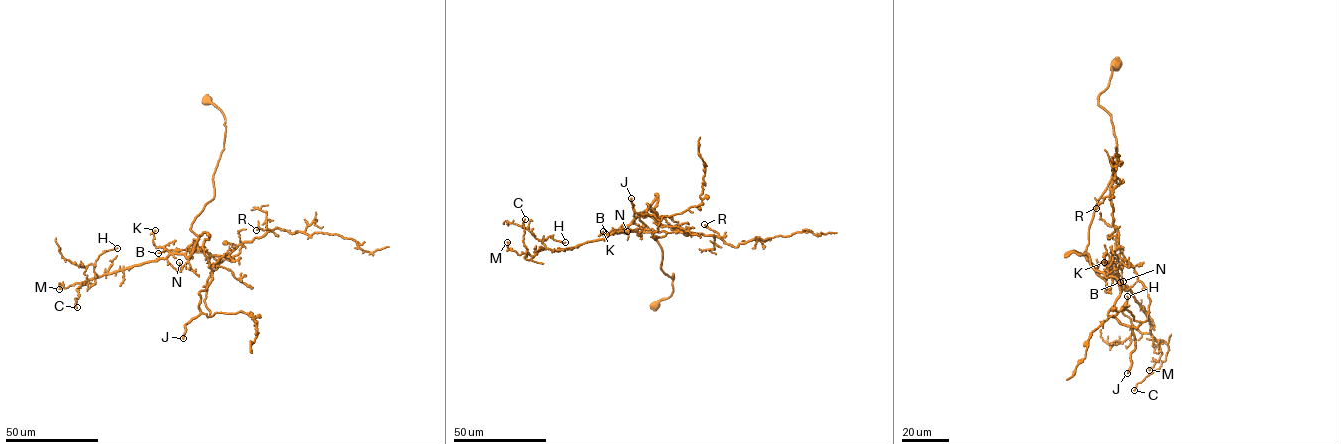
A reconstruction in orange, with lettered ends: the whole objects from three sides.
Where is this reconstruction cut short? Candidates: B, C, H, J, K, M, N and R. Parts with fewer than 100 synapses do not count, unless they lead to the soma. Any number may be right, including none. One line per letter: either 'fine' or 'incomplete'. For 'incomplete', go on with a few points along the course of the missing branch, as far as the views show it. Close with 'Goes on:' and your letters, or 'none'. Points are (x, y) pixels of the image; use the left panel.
B: fine
C: fine
H: fine
J: incomplete; missing branch runs (183, 338), (183, 357), (177, 365), (159, 366), (131, 356), (92, 351), (83, 334), (82, 321)
K: fine
M: fine
N: fine
R: fine
Goes on: J

